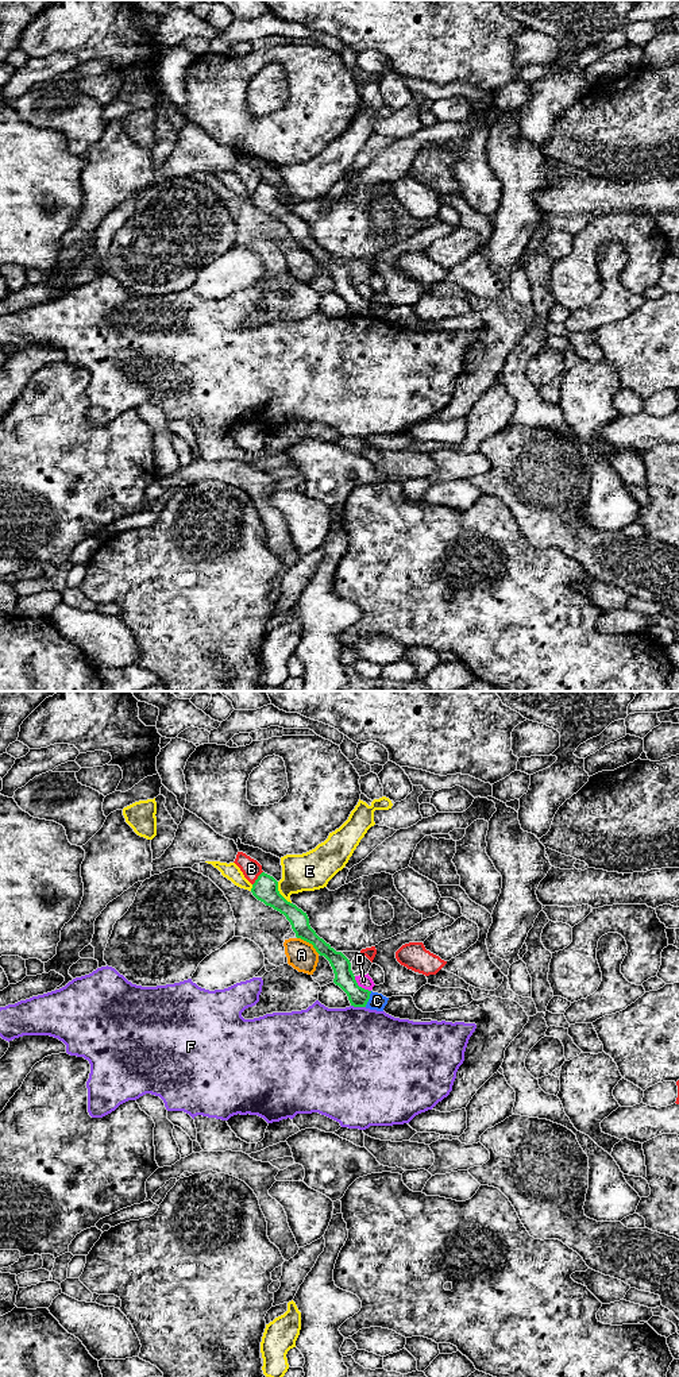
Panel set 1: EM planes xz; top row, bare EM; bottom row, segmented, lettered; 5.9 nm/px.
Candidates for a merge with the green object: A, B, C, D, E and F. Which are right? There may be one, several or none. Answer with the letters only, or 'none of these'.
none of these

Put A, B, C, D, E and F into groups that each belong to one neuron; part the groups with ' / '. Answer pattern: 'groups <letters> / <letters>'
groups A / B / C / D / E / F

